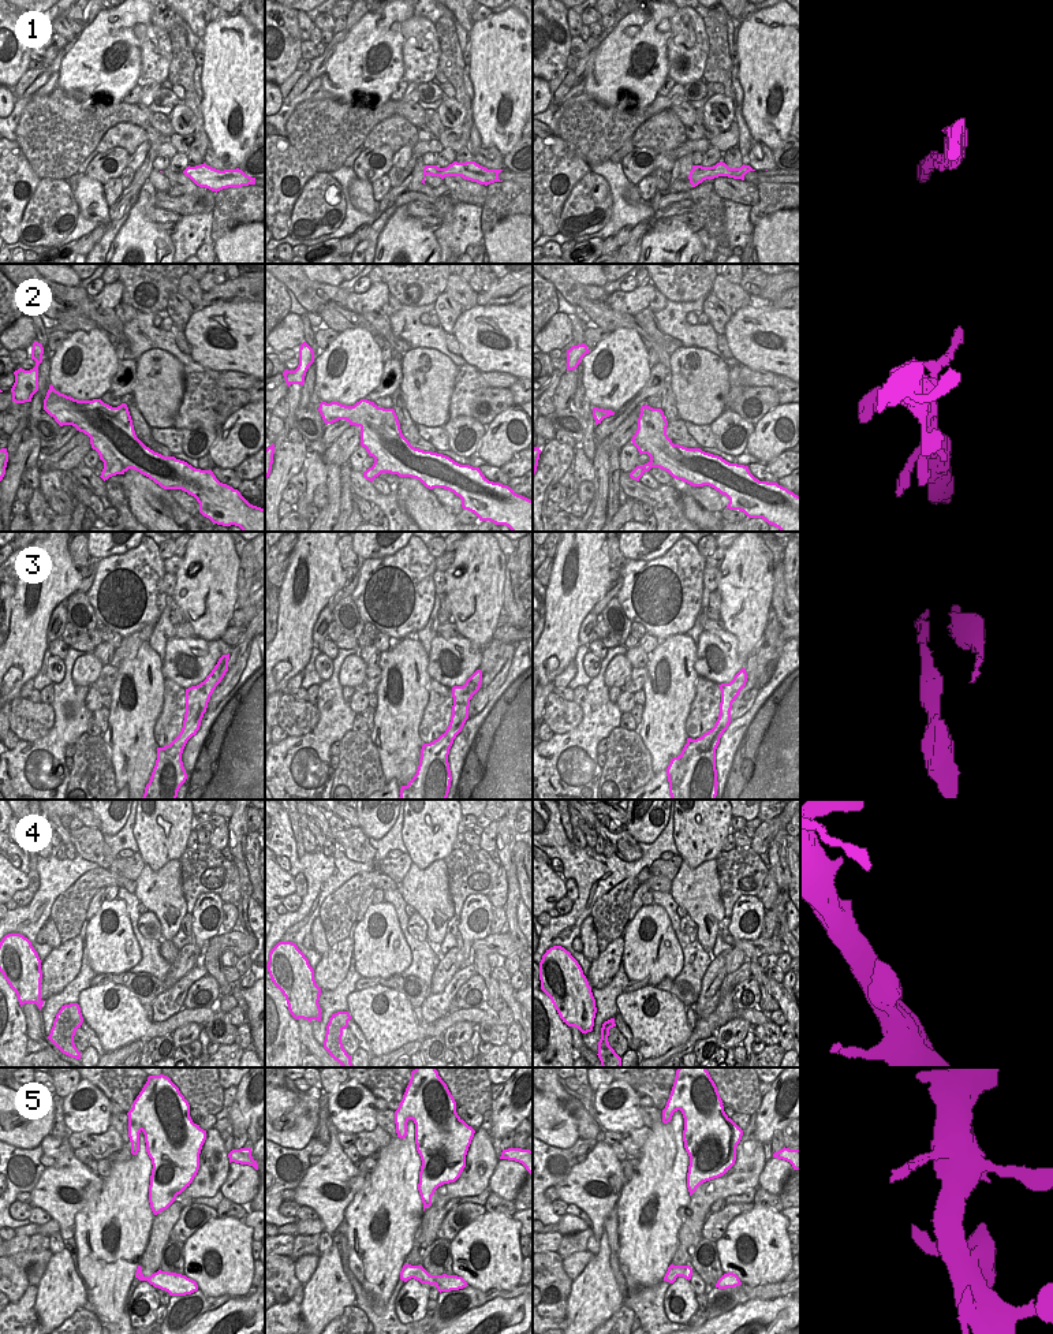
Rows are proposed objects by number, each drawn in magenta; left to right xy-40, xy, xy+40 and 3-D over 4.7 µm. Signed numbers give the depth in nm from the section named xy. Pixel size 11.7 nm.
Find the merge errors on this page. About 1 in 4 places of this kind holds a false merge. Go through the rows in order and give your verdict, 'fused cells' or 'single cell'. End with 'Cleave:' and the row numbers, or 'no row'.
1: single cell
2: single cell
3: single cell
4: single cell
5: single cell
Cleave: no row

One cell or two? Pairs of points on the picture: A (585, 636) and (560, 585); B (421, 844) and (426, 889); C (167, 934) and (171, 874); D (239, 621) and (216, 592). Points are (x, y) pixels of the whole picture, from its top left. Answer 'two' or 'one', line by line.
A: two
B: two
C: one
D: two

